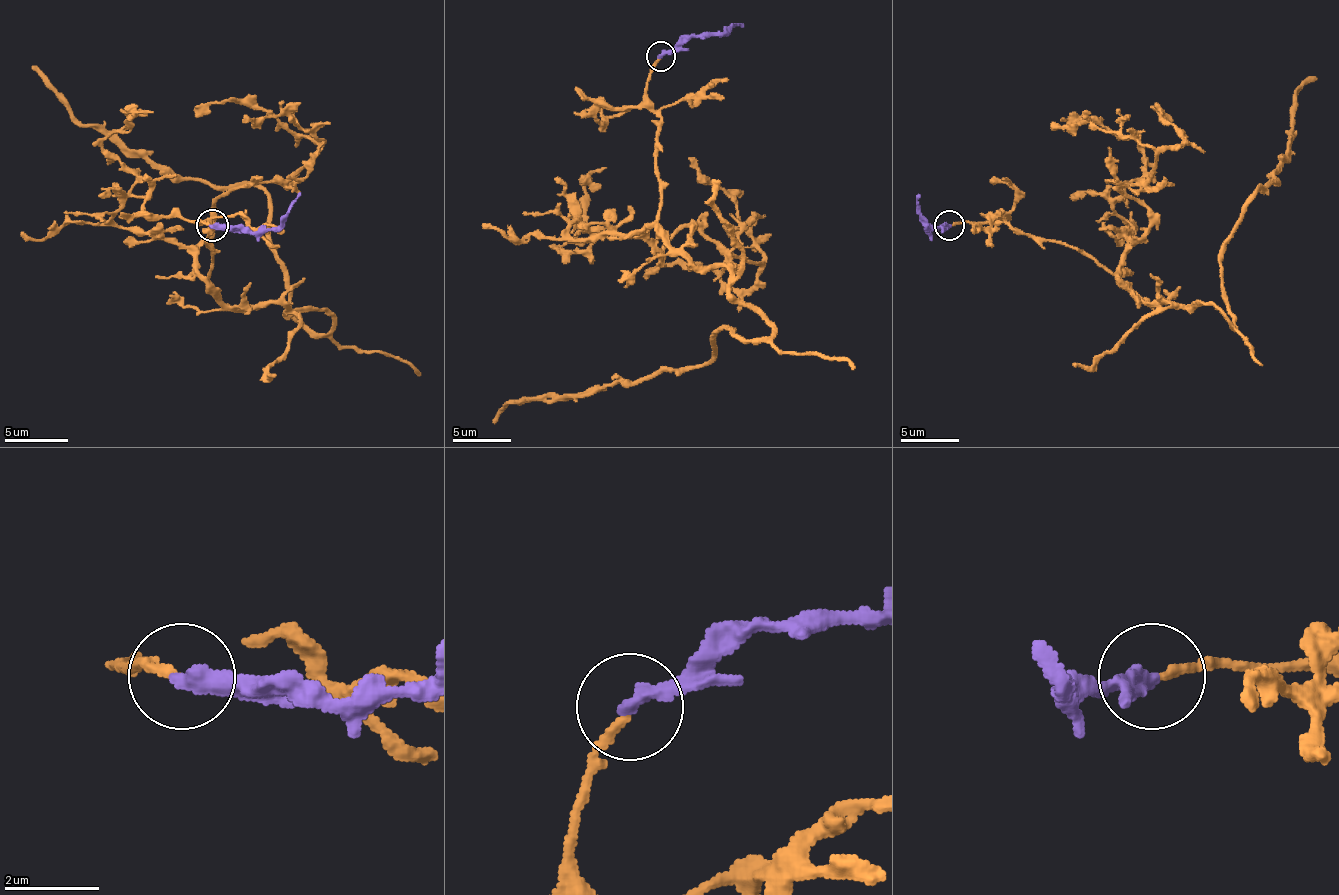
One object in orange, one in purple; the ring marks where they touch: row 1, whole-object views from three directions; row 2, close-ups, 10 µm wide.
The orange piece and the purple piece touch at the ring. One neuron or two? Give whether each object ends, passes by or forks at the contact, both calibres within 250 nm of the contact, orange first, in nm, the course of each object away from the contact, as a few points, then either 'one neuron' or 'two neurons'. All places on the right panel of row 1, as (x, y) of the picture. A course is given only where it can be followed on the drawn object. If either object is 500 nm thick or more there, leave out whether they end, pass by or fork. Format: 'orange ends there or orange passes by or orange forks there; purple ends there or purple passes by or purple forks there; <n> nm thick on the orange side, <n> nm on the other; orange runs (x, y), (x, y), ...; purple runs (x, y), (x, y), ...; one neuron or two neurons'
orange ends there; purple ends there; 170 nm thick on the orange side, 360 nm on the other; orange runs (950, 226), (1061, 240), (1144, 299), (1214, 305), (1232, 326), (1220, 255), (1288, 158), (1294, 96), (1317, 79); purple runs (950, 226), (929, 232), (917, 193); one neuron

